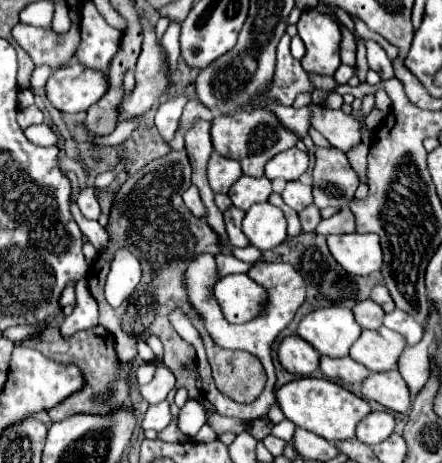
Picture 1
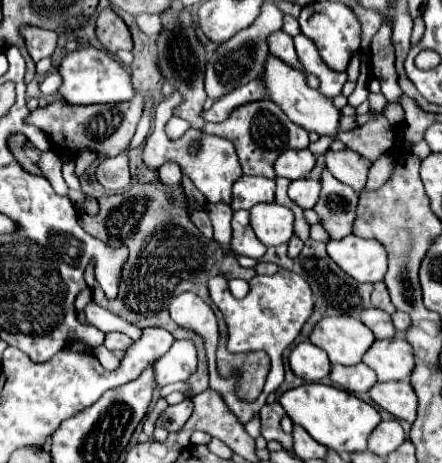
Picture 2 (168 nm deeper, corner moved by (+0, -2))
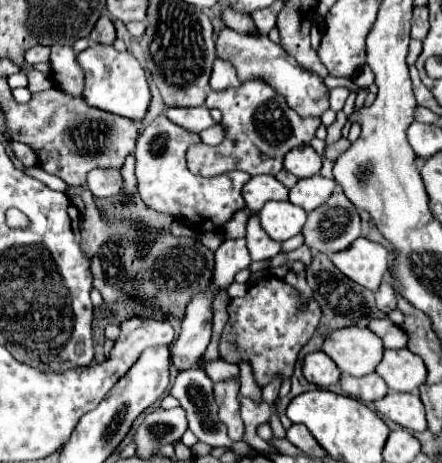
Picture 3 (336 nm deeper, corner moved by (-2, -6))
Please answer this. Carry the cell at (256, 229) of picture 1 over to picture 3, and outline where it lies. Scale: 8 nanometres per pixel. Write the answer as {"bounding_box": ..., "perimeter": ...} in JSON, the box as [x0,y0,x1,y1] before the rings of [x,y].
{"bounding_box":[258,202,306,242],"perimeter":[[[266,202],[266,206],[258,212],[258,218],[262,230],[270,238],[274,238],[276,242],[284,242],[302,230],[306,212],[292,202]]]}

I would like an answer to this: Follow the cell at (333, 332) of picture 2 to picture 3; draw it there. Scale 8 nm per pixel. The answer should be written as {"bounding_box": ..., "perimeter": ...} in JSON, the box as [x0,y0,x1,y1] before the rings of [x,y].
{"bounding_box":[322,326,382,376],"perimeter":[[[348,326],[346,330],[334,330],[322,344],[336,366],[350,376],[364,376],[374,372],[382,360],[382,340],[368,328]]]}

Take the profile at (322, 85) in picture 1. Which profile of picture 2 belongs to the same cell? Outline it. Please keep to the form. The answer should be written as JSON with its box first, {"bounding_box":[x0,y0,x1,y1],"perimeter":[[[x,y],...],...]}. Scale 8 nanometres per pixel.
{"bounding_box":[268,30,302,70],"perimeter":[[[278,30],[278,32],[272,32],[268,36],[268,48],[272,54],[276,54],[280,60],[288,62],[290,66],[296,66],[296,70],[302,70],[302,64],[298,62],[298,56],[296,56],[296,50],[294,50],[294,42],[292,42],[292,36],[288,36],[286,32]]]}

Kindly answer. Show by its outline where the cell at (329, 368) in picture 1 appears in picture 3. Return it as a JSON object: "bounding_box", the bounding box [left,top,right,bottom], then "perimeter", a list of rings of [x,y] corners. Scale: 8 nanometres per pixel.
{"bounding_box":[340,372,388,402],"perimeter":[[[376,372],[374,374],[366,374],[362,378],[354,378],[350,374],[342,374],[340,376],[340,386],[342,386],[342,390],[348,396],[352,396],[356,400],[362,400],[362,402],[376,402],[388,392],[386,382]]]}

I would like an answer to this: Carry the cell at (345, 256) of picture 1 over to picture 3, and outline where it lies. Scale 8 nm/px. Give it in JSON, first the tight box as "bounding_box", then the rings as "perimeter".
{"bounding_box":[330,238,388,290],"perimeter":[[[366,238],[354,240],[350,248],[332,254],[330,260],[344,276],[368,290],[378,290],[382,276],[388,272],[388,250]]]}

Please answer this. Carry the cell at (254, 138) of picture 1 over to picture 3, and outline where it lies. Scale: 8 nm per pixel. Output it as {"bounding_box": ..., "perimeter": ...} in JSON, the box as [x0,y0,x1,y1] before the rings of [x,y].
{"bounding_box":[186,80,320,176],"perimeter":[[[254,80],[244,82],[240,88],[228,88],[222,92],[210,92],[206,98],[208,108],[218,108],[222,112],[222,128],[226,132],[218,146],[194,144],[190,146],[186,160],[188,168],[200,176],[216,176],[228,170],[242,170],[250,176],[270,174],[276,176],[282,170],[282,160],[286,152],[298,146],[310,144],[320,118],[302,118],[288,108],[286,100],[276,94],[266,82]]]}

